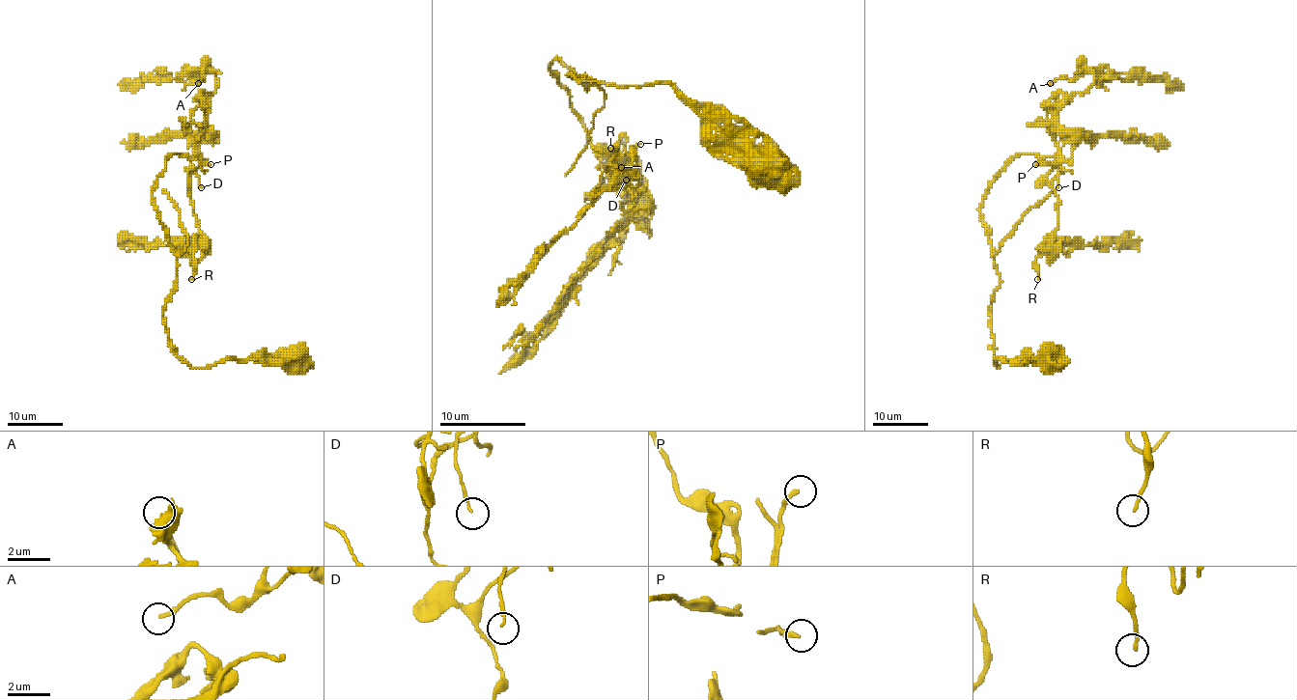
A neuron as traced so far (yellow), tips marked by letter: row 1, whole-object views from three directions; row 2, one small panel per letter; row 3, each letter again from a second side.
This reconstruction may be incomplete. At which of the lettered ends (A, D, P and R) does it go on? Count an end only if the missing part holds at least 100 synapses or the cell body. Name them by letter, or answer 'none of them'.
none of them

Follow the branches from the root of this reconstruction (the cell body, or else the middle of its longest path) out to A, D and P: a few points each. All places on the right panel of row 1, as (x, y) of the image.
A: (1050, 356), (998, 367), (999, 272), (980, 220), (1013, 158), (1058, 153), (1060, 105), (1095, 75), (1050, 83)
D: (1050, 356), (996, 364), (991, 302), (999, 272), (980, 203), (1020, 154), (1057, 157), (1058, 187)
P: (1050, 356), (998, 367), (999, 272), (980, 220), (988, 185), (1013, 158), (1058, 158), (1035, 164)

